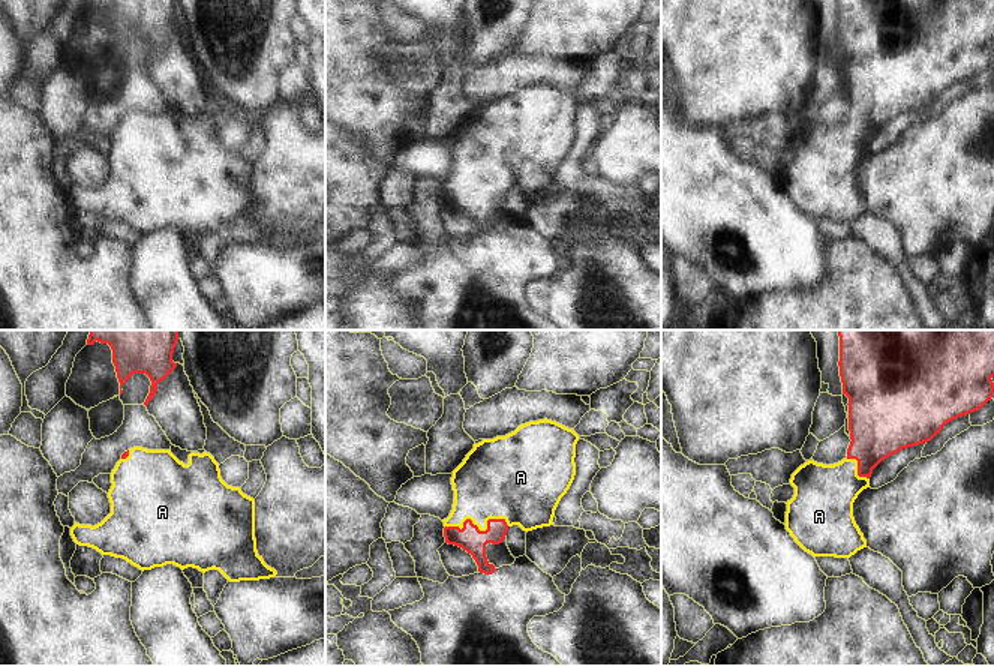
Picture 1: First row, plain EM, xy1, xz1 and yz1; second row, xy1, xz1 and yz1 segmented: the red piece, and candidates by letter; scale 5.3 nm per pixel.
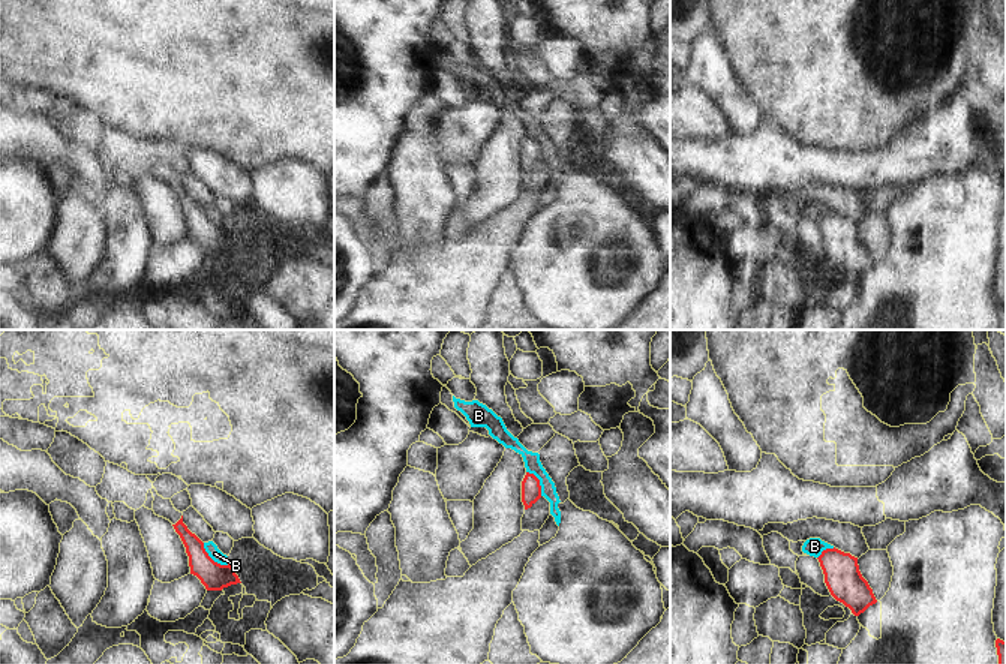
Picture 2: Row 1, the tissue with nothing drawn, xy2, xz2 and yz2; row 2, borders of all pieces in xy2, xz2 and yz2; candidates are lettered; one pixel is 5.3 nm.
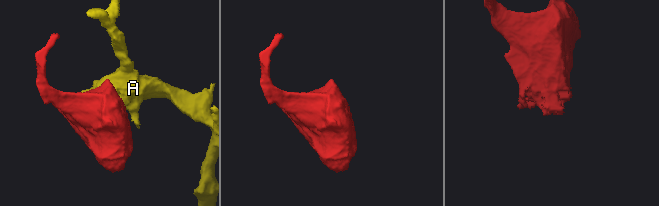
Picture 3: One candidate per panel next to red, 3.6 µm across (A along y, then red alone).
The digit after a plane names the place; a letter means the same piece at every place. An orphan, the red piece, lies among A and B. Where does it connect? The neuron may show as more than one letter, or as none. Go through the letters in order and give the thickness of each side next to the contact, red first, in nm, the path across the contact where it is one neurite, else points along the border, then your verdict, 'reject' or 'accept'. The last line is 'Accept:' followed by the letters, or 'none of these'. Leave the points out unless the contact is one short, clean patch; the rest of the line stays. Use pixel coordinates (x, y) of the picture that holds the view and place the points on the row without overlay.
A: calibres 140 and 380 nm; way xz1 (473, 204), (477, 192), (489, 147); accept
B: calibres 150 and 70 nm; border xy2 (203, 207), (203, 212), (215, 225), (228, 228); reject
Accept: A

